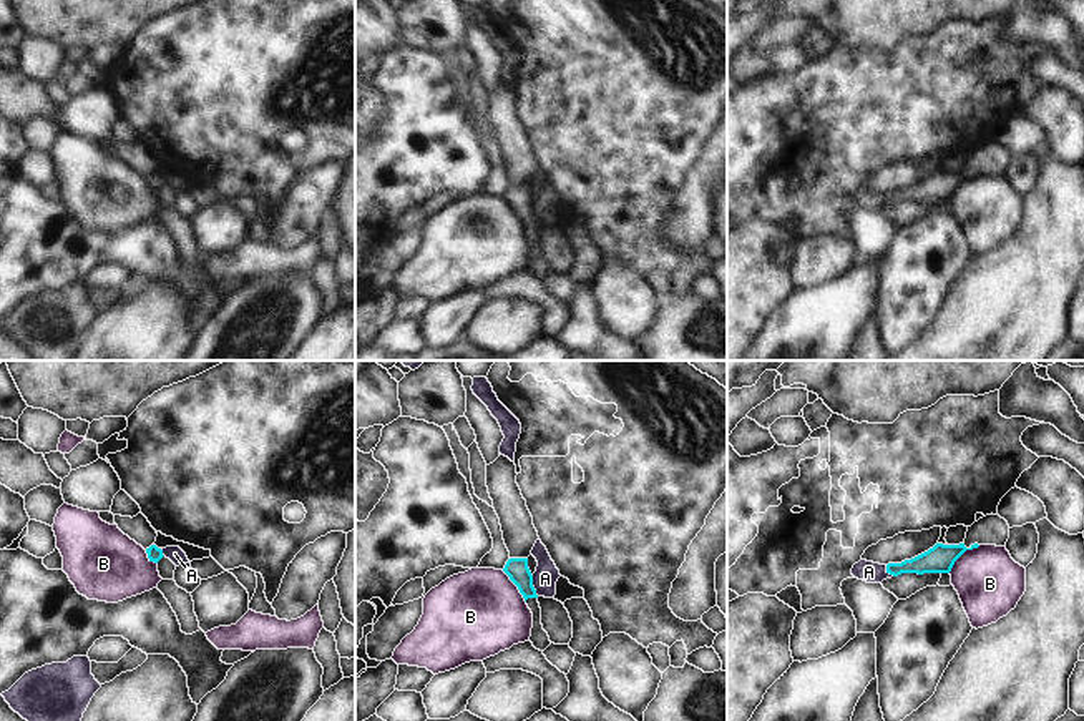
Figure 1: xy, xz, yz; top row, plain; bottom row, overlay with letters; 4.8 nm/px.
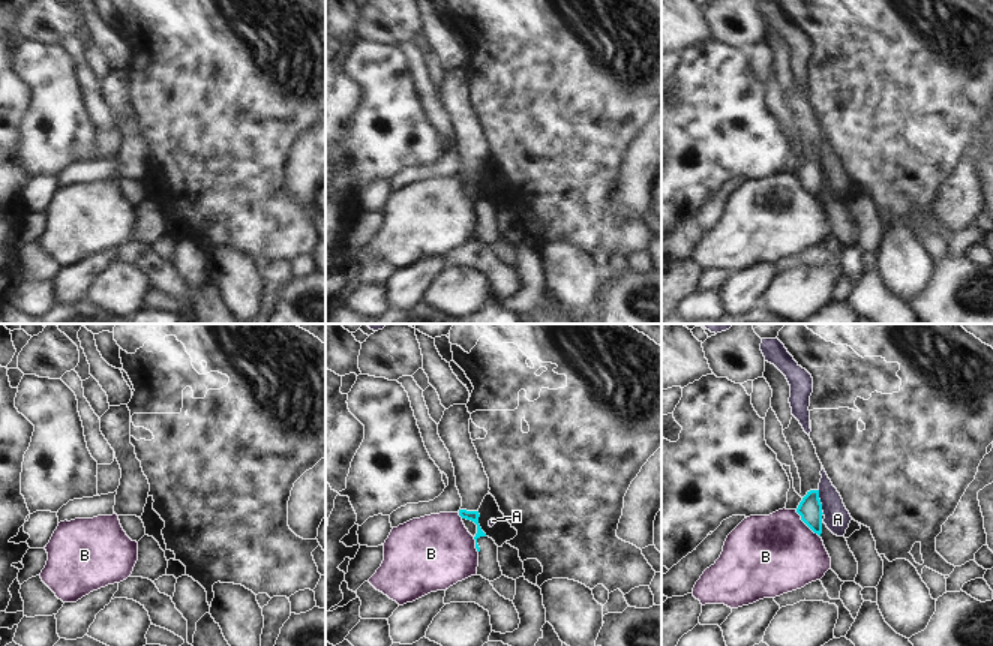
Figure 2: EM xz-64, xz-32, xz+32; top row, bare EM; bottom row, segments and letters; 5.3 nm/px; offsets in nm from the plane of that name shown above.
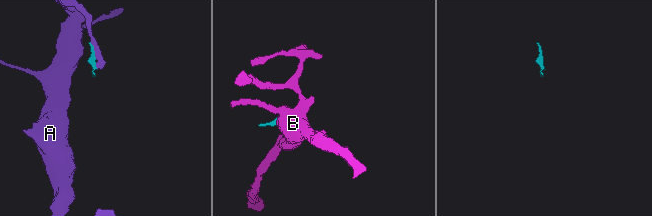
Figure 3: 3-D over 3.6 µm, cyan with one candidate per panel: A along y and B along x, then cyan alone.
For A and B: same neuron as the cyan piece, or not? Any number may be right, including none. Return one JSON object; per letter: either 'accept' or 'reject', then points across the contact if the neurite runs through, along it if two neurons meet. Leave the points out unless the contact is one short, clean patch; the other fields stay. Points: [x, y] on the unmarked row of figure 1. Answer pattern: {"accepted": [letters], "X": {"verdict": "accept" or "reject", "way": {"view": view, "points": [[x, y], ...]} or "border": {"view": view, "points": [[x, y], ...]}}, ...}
{"accepted": [], "A": {"verdict": "reject", "border": {"view": "xz", "points": [[532, 203], [532, 213], [538, 223]]}}, "B": {"verdict": "reject", "border": {"view": "yz", "points": [[980, 173], [966, 178], [948, 200]]}}}

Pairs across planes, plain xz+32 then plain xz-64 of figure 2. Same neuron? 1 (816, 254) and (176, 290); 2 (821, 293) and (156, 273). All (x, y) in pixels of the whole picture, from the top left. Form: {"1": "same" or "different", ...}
{"1": "same", "2": "different"}

